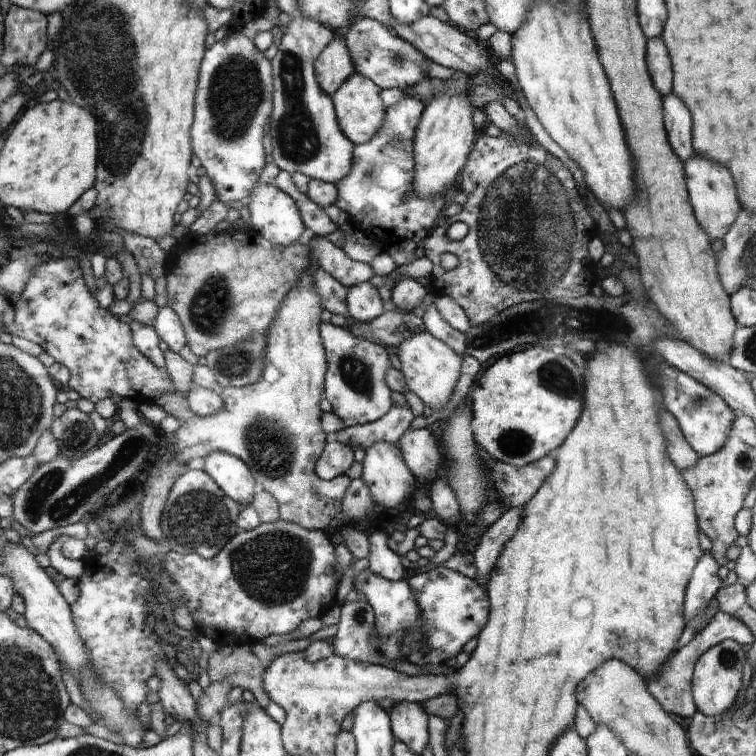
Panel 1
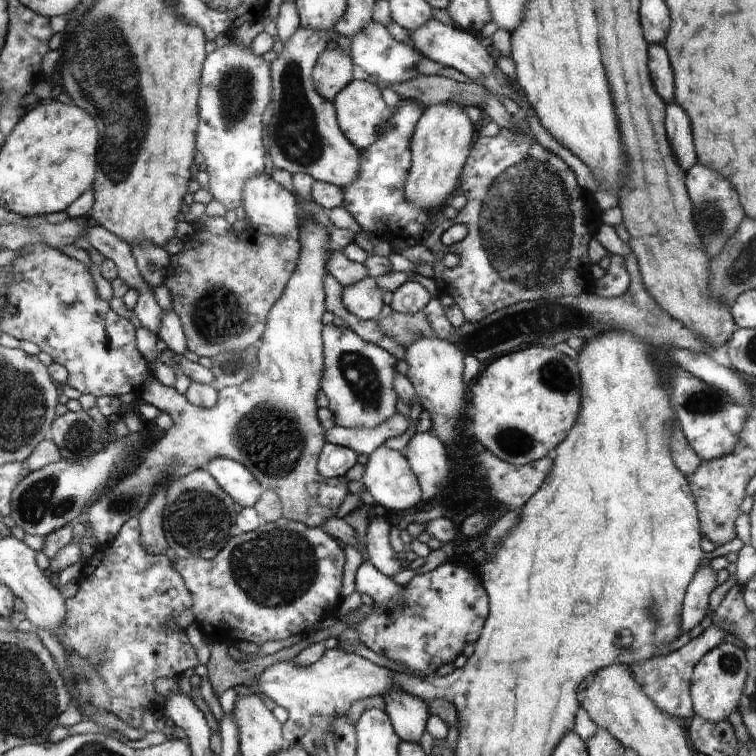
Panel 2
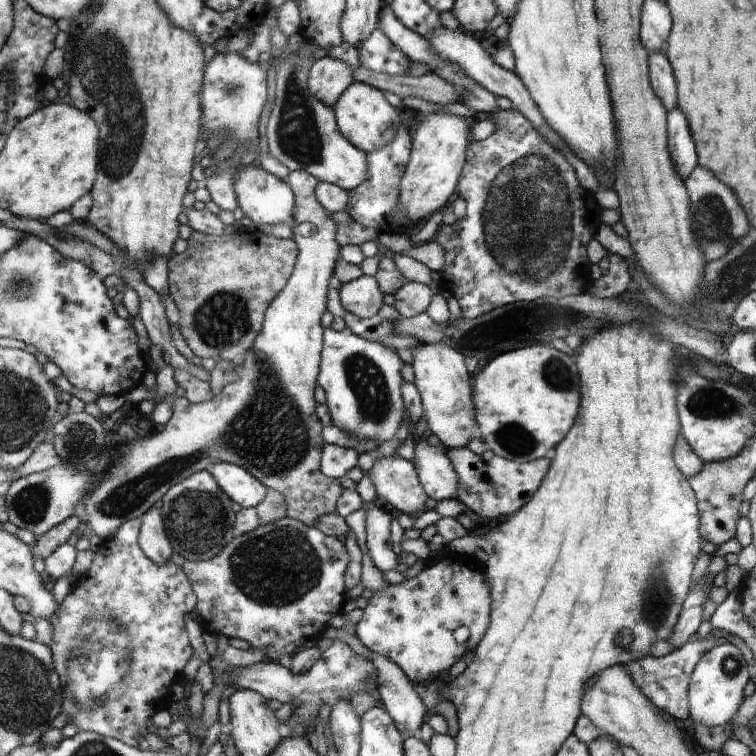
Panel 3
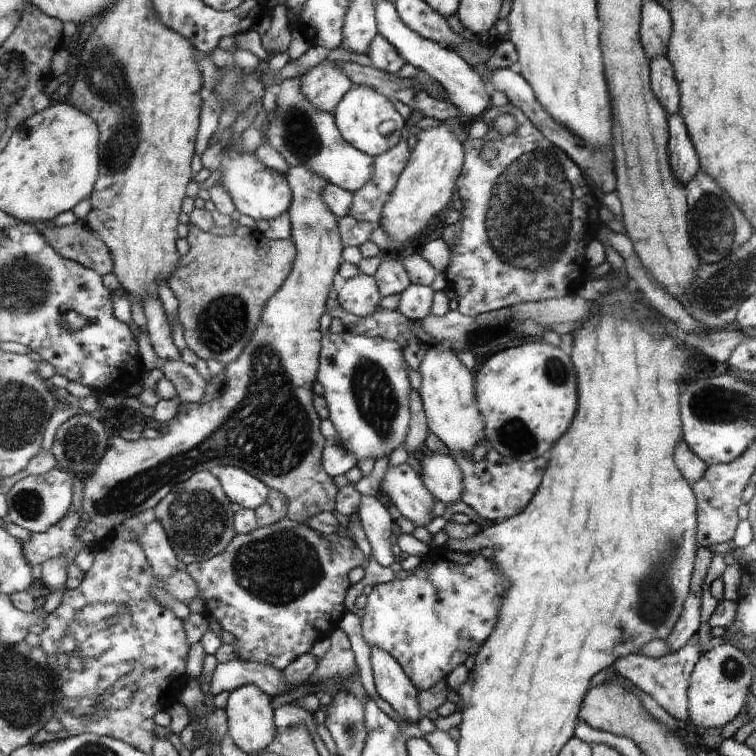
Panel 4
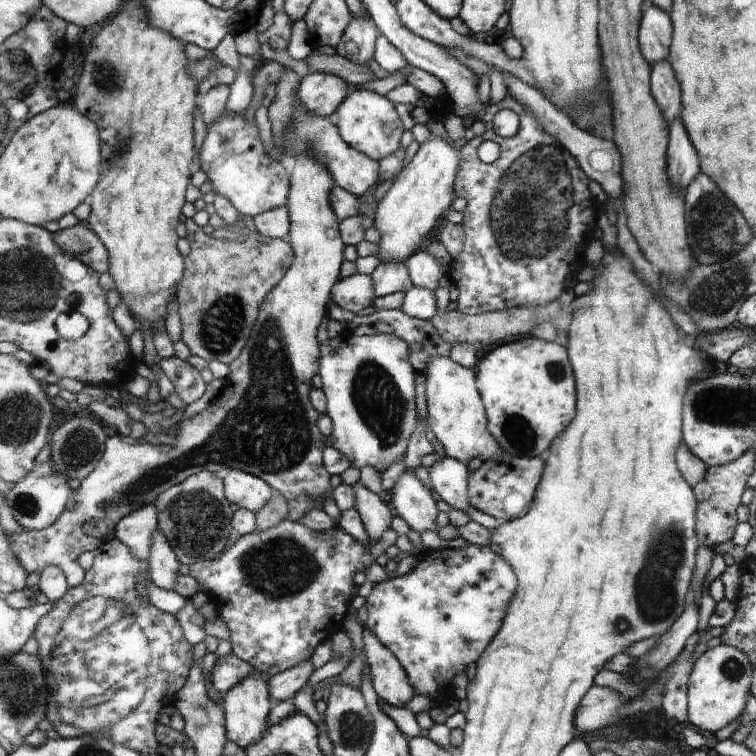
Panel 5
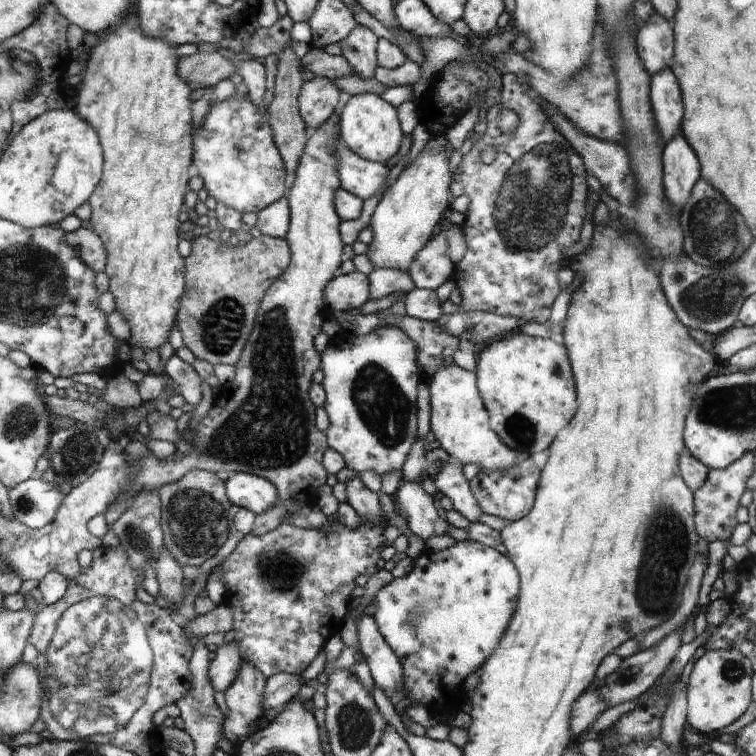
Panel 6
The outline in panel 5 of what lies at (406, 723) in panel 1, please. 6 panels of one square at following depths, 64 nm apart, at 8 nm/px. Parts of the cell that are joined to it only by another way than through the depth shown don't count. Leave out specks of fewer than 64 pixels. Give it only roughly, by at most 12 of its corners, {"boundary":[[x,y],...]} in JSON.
{"boundary":[[365,627],[377,697],[406,708],[415,695],[399,660]]}

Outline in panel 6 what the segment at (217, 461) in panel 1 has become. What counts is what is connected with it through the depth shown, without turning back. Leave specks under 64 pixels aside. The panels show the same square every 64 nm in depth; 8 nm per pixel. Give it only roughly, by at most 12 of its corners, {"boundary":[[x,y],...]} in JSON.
{"boundary":[[250,473],[225,481],[230,502],[265,513],[280,501],[273,482]]}

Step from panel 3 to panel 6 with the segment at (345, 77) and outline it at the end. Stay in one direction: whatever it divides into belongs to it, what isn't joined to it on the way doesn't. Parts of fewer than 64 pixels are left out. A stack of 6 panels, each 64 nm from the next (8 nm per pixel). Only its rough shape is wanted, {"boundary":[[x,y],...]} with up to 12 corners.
{"boundary":[[326,77],[303,81],[299,113],[315,131],[334,114],[338,88]]}

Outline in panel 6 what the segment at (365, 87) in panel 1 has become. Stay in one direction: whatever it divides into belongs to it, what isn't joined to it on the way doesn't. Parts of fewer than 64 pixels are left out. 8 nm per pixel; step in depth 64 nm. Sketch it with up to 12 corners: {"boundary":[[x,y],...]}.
{"boundary":[[374,93],[348,96],[342,142],[385,164],[404,138],[396,108]]}

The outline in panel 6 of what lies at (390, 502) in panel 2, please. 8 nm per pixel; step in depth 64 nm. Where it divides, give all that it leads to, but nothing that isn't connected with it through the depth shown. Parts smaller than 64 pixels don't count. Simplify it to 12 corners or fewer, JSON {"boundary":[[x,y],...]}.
{"boundary":[[403,479],[394,495],[407,526],[426,541],[446,535],[434,501],[421,484]]}

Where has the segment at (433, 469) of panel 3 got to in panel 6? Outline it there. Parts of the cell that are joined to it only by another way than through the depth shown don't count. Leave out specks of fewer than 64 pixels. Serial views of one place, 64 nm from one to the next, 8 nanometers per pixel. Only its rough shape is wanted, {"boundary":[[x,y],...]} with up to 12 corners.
{"boundary":[[451,460],[433,472],[440,497],[470,523],[478,508],[463,464]]}

